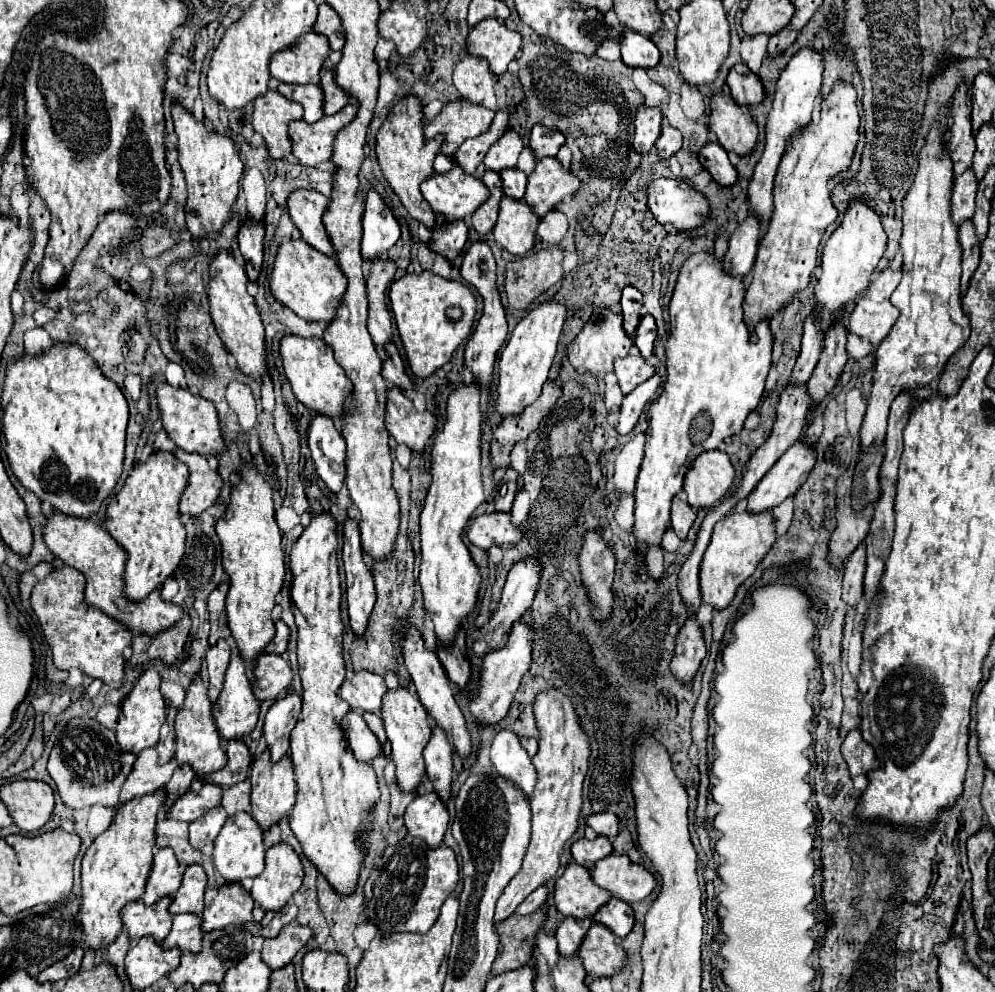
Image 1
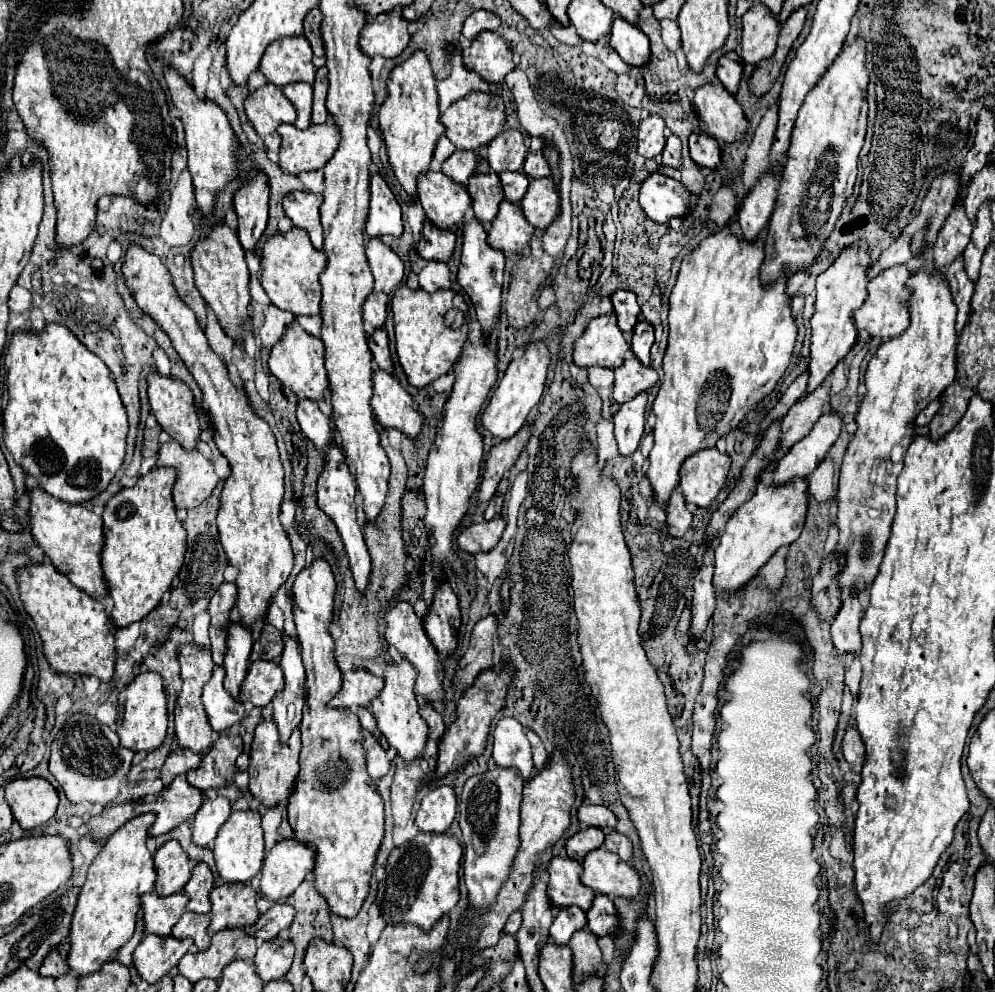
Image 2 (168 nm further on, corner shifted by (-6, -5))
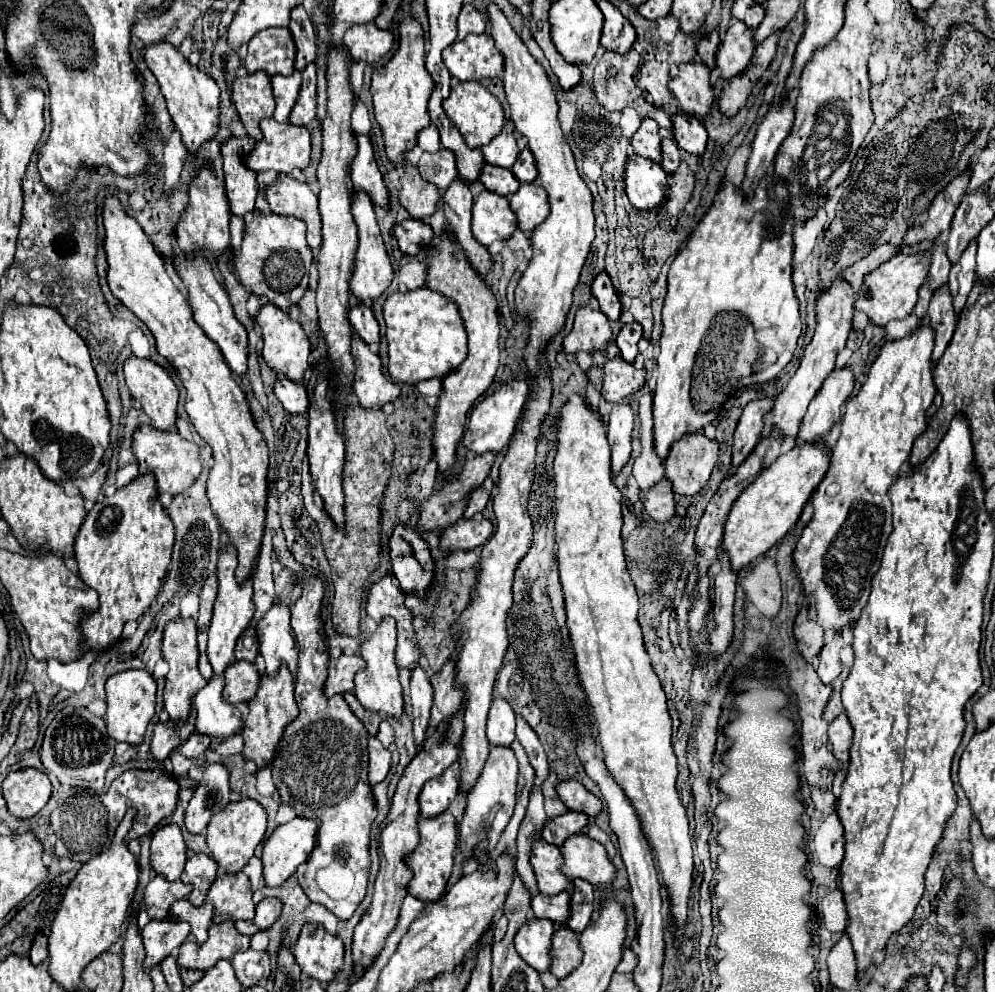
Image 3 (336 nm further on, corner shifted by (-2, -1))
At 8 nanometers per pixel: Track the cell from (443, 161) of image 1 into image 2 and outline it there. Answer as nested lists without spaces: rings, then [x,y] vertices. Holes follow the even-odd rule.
[[[443,135],[443,137],[437,141],[437,145],[435,145],[435,151],[433,151],[433,161],[443,163],[443,159],[447,159],[453,151],[455,151],[453,143],[451,143],[451,141]]]

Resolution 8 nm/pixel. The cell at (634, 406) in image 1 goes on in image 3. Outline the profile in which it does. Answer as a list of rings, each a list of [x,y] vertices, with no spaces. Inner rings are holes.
[[[629,399],[625,403],[613,405],[607,423],[607,439],[611,447],[611,469],[615,475],[623,469],[623,465],[631,457],[633,425],[635,425],[635,411],[631,409]]]

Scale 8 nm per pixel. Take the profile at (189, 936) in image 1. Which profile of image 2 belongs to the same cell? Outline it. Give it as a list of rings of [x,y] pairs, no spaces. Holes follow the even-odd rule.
[[[185,911],[183,917],[177,921],[177,925],[173,927],[173,935],[177,939],[191,937],[199,951],[207,951],[207,947],[211,945],[211,937],[209,937],[209,931],[207,931],[209,923],[211,923],[211,917],[207,913],[197,915],[197,913]]]

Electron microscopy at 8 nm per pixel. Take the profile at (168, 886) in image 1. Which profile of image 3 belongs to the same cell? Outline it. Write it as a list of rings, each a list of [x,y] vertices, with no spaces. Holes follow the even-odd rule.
[[[167,825],[155,831],[151,839],[151,867],[157,875],[167,881],[177,881],[185,869],[187,853],[181,829],[177,825]]]

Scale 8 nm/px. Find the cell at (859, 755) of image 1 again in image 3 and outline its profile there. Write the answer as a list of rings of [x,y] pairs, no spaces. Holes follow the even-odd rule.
[[[841,713],[829,727],[829,743],[831,743],[831,751],[833,755],[841,761],[841,763],[849,763],[849,747],[851,747],[851,723],[847,719],[845,713]]]

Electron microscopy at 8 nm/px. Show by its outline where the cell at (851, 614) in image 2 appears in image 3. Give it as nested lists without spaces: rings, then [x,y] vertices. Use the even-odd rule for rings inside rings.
[[[837,631],[835,635],[831,635],[827,639],[827,643],[823,645],[823,649],[819,653],[817,673],[823,683],[831,683],[841,673],[841,657],[839,657],[841,649],[843,649],[843,633]]]

